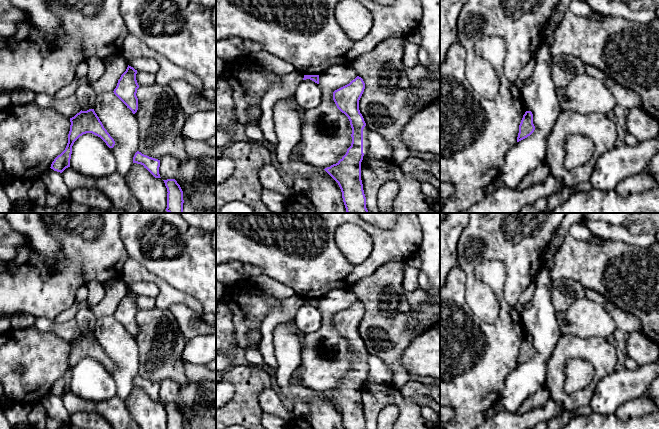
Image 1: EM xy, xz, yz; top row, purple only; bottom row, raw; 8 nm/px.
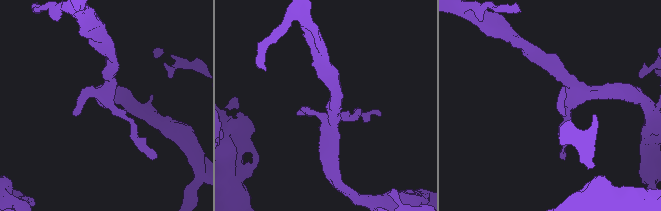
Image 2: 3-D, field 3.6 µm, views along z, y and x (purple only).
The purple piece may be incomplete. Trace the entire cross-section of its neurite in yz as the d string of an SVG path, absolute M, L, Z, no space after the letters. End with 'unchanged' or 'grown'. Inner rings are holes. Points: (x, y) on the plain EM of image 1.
M526 335L519 349L517 366L530 360L534 356L534 354L535 350L533 348L533 338L531 335Z; unchanged

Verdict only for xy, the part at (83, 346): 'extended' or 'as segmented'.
as segmented

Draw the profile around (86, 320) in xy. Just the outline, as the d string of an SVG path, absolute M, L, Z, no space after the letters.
M83 308L78 310L75 315L75 319L82 335L94 332L97 319L90 309Z

